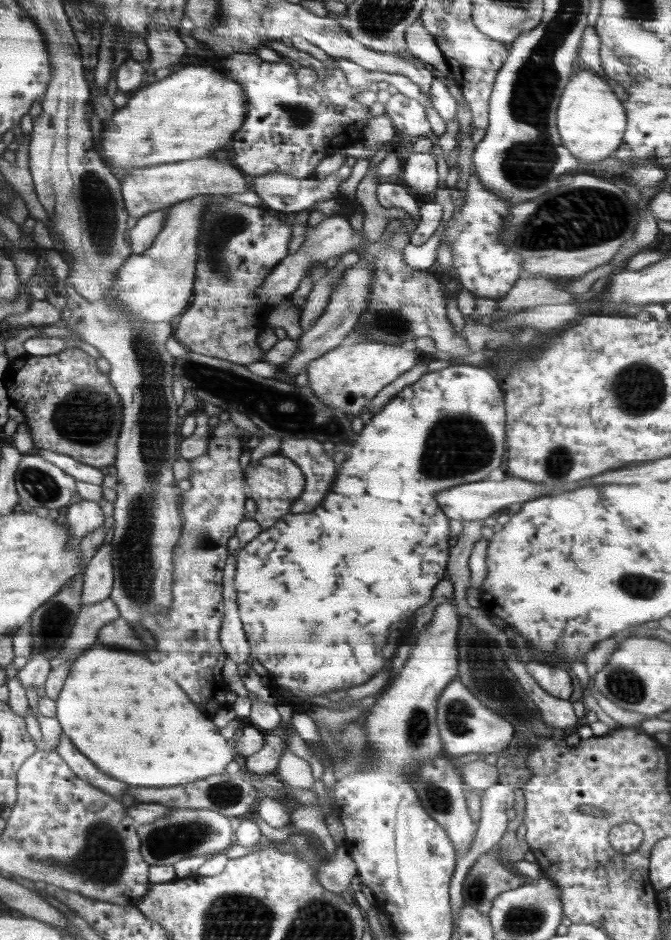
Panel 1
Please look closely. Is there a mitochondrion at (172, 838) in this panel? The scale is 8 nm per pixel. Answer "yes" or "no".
yes

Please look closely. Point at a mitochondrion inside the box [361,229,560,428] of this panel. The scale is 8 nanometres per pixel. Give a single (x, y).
(395, 324)

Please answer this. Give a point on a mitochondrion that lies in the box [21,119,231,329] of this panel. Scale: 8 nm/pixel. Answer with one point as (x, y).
(97, 197)

